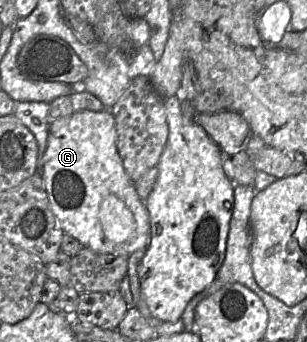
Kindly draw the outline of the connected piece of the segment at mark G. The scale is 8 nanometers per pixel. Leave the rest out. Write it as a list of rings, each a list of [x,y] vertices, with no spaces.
[[[73,109],[70,115],[55,119],[50,124],[41,173],[51,210],[64,234],[72,236],[93,251],[130,256],[148,247],[150,220],[145,202],[139,198],[135,184],[124,169],[116,139],[115,120],[110,109]]]

